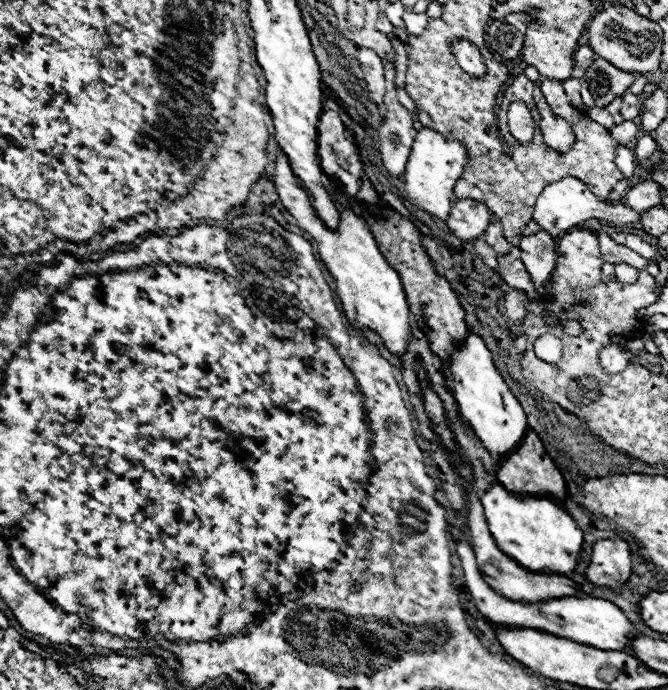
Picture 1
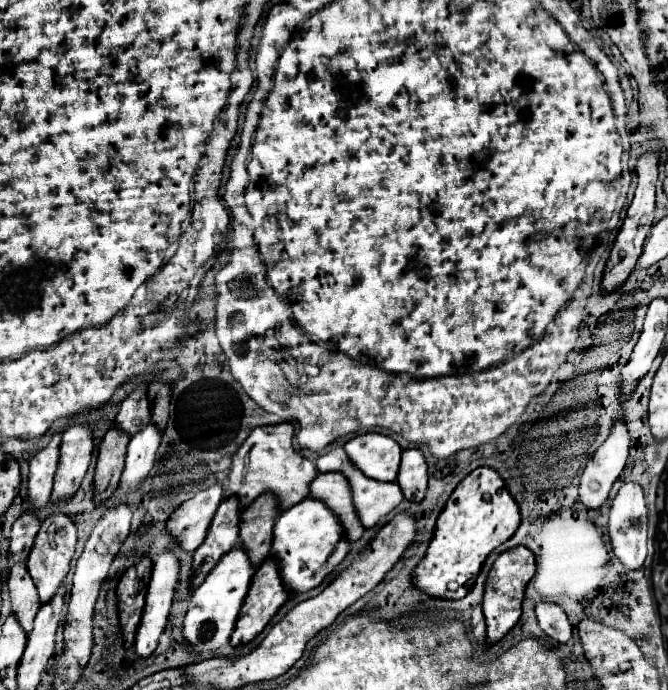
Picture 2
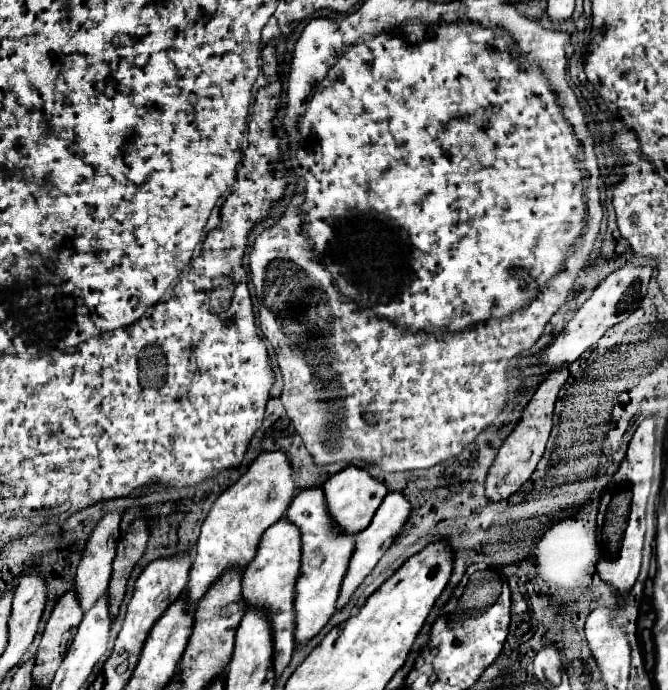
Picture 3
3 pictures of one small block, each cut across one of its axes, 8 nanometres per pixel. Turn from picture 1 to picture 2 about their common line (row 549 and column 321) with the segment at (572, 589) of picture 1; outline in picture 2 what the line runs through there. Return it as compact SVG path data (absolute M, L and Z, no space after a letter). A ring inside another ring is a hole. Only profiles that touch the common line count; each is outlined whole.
M340 472L318 474L310 484L310 496L326 502L328 508L332 508L338 514L350 542L358 540L364 534L364 526L354 510L352 490L346 476L342 476Z

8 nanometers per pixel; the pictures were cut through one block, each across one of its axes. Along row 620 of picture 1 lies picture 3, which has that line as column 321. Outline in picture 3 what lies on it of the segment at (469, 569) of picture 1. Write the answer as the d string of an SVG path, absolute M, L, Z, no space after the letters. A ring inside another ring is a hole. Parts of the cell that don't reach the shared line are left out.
M322 488L298 492L286 512L286 518L302 532L302 572L298 574L298 588L294 590L294 642L300 646L310 642L336 612L340 584L350 562L356 536L342 534L338 528L334 528L334 522L326 512Z

